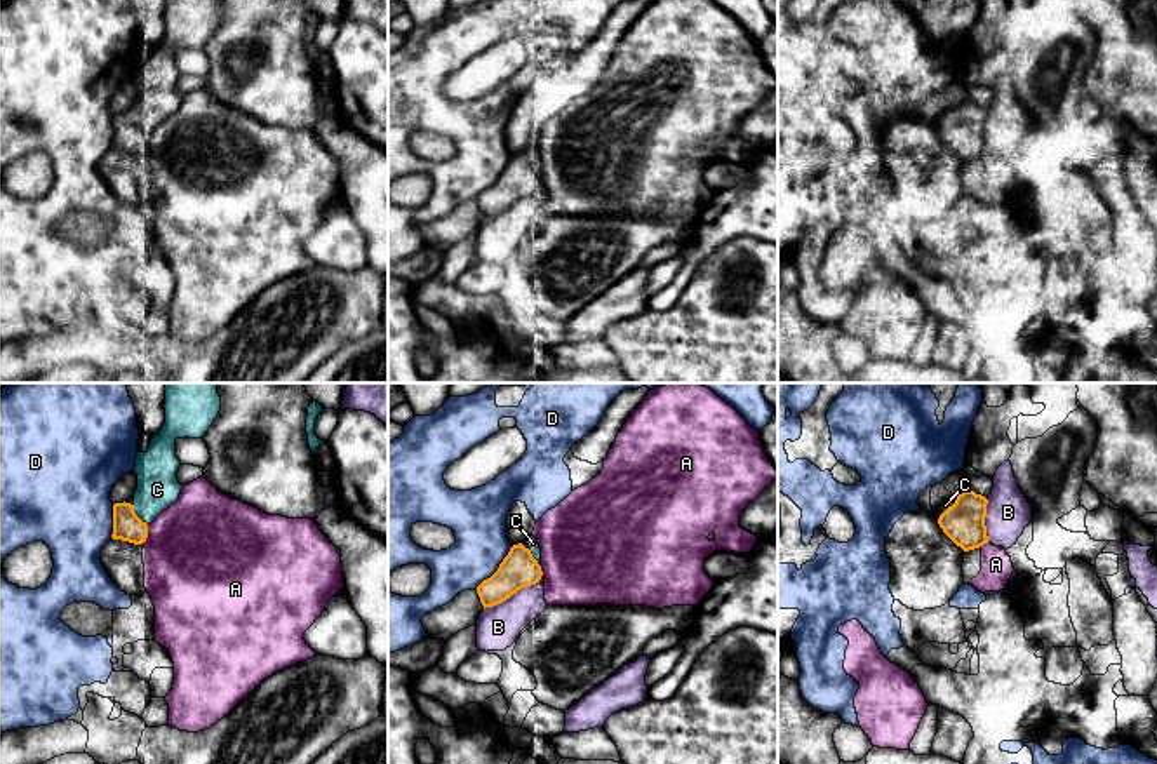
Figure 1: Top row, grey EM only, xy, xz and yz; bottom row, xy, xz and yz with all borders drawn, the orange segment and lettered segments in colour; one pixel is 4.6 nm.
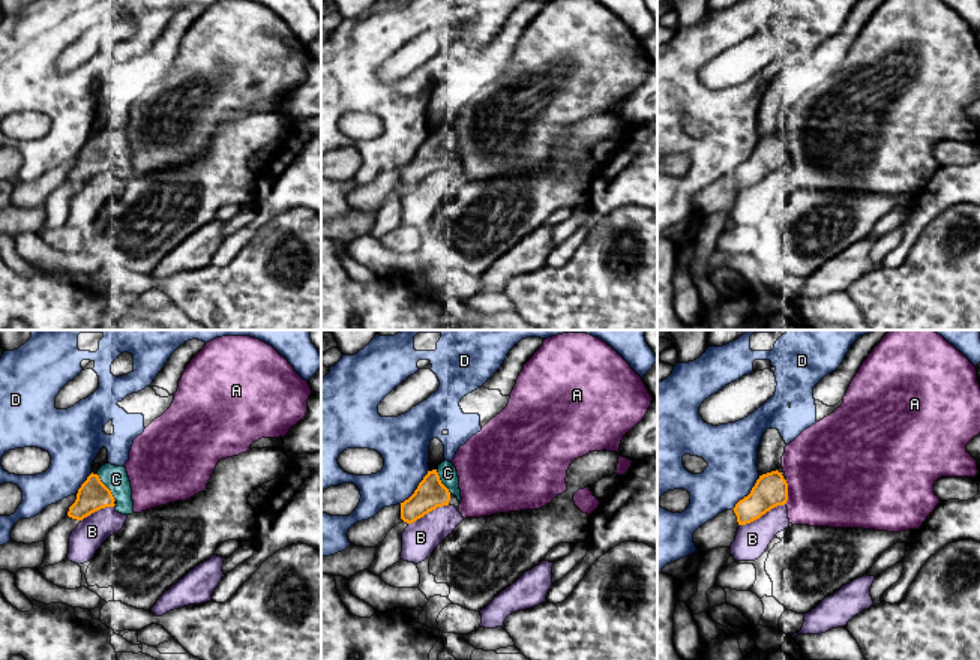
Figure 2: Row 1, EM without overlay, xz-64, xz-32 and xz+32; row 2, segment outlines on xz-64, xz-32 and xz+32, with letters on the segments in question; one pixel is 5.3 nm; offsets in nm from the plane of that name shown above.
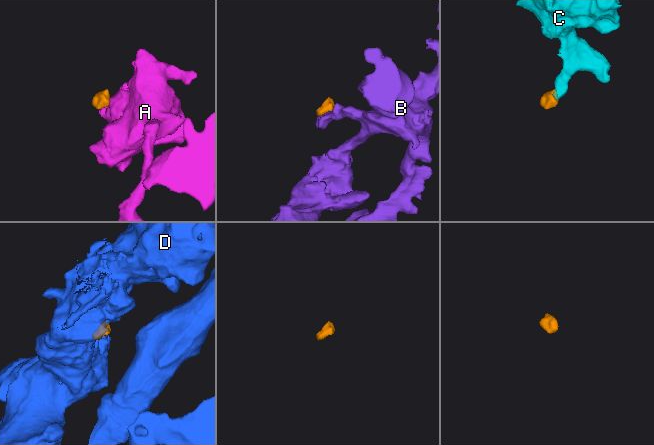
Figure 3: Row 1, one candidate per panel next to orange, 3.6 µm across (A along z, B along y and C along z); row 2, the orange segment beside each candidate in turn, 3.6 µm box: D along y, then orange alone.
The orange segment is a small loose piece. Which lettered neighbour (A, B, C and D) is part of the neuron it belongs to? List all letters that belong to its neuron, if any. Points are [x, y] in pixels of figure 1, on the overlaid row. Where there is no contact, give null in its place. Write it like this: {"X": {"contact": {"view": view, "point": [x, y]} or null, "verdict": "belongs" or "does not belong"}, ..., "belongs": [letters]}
{"A": {"contact": {"view": "xy", "point": [147, 535]}, "verdict": "does not belong"}, "B": {"contact": {"view": "xz", "point": [508, 597]}, "verdict": "does not belong"}, "C": {"contact": {"view": "xy", "point": [136, 516]}, "verdict": "belongs"}, "D": {"contact": {"view": "xz", "point": [498, 569]}, "verdict": "does not belong"}, "belongs": ["C"]}

